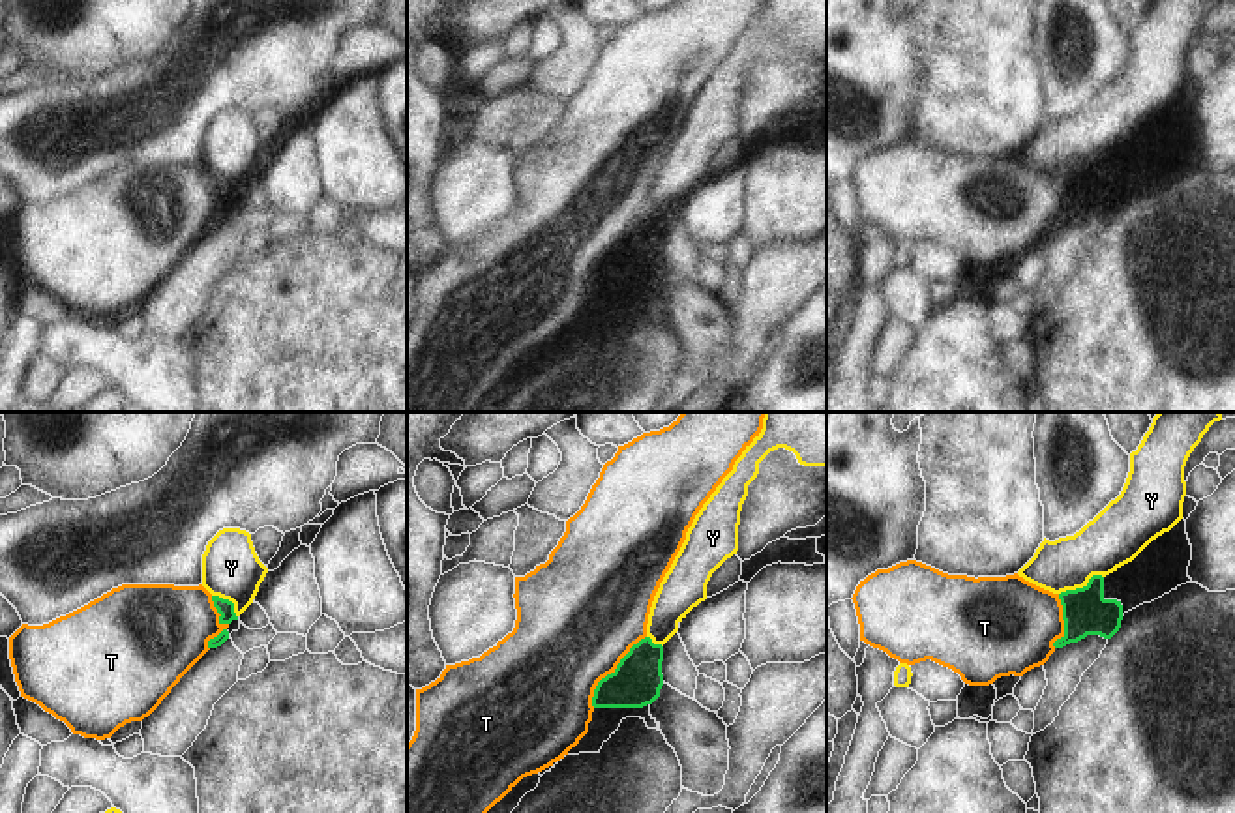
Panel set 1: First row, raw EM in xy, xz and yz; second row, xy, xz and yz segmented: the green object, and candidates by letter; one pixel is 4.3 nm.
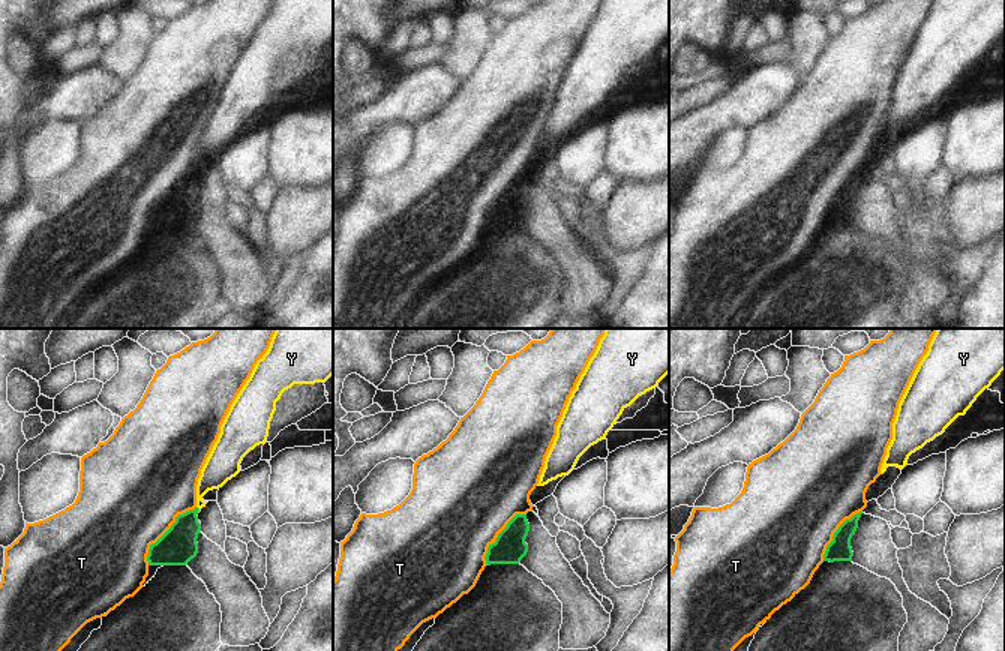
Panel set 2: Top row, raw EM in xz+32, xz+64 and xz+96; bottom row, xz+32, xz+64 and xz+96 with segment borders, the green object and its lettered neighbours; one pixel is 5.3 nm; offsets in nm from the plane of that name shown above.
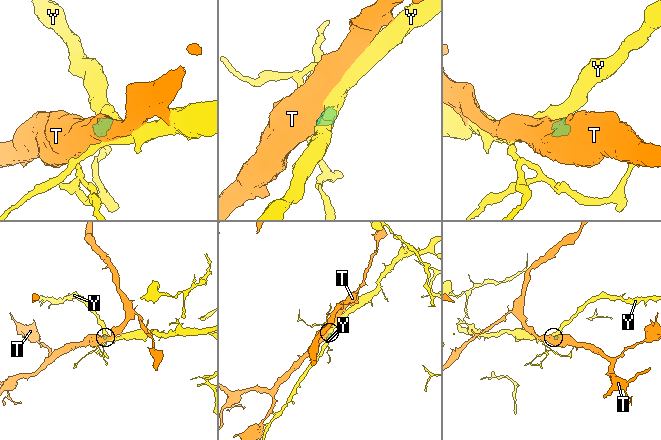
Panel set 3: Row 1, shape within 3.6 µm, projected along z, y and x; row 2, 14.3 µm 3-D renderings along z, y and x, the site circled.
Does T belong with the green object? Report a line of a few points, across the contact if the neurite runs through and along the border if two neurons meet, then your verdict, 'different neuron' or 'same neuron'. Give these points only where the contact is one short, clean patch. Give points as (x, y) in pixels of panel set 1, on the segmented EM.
line xz (636, 682), (626, 673), (611, 673), (572, 630); same neuron

